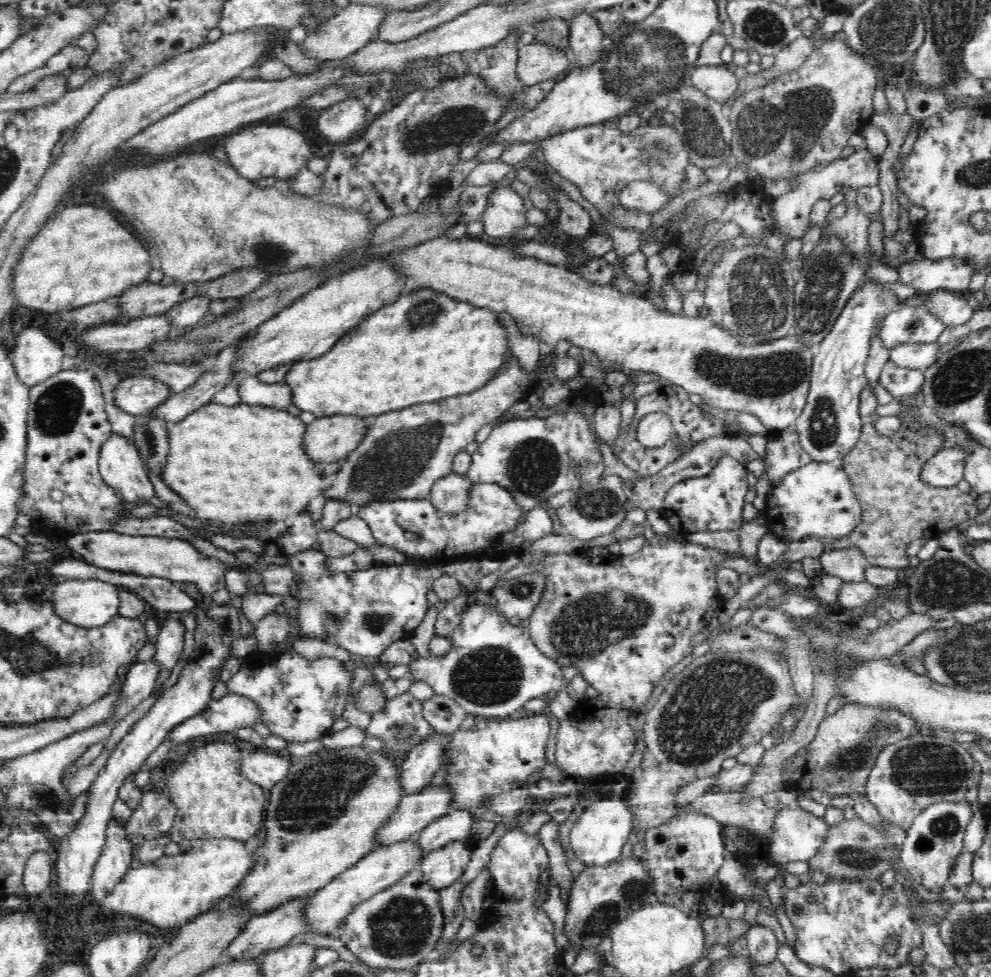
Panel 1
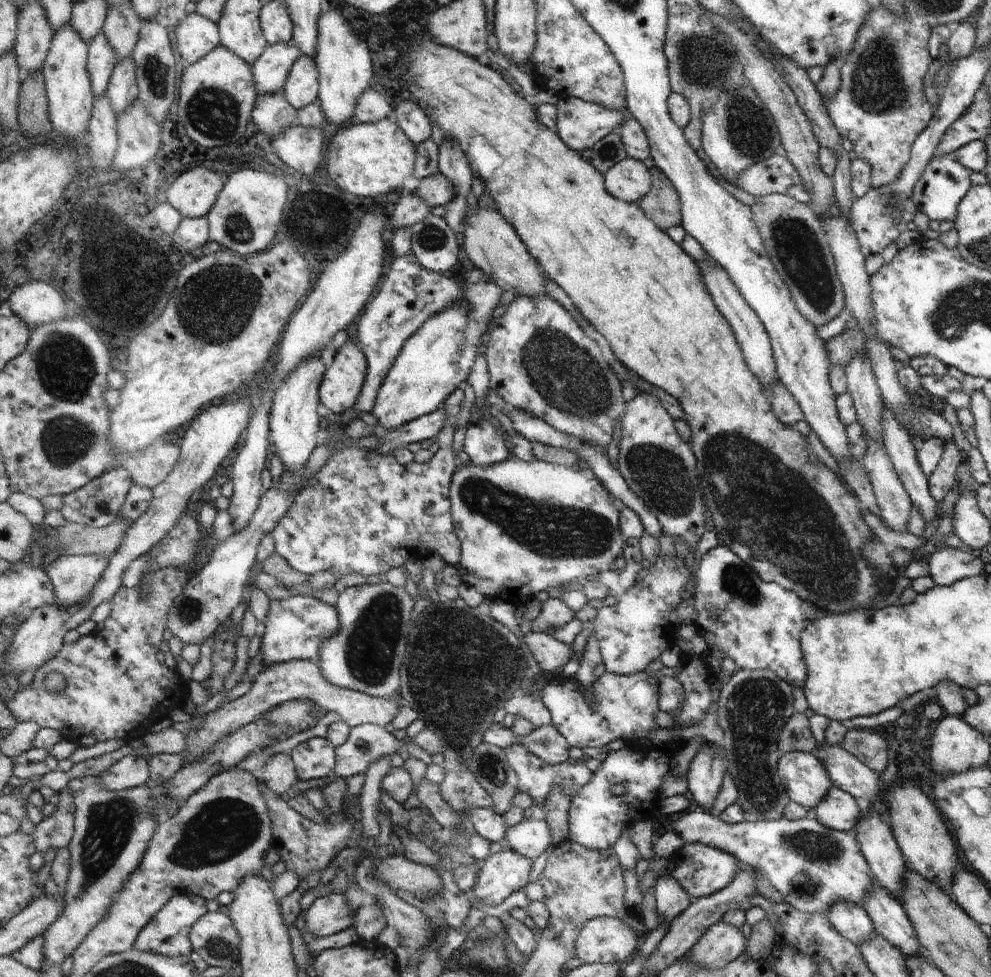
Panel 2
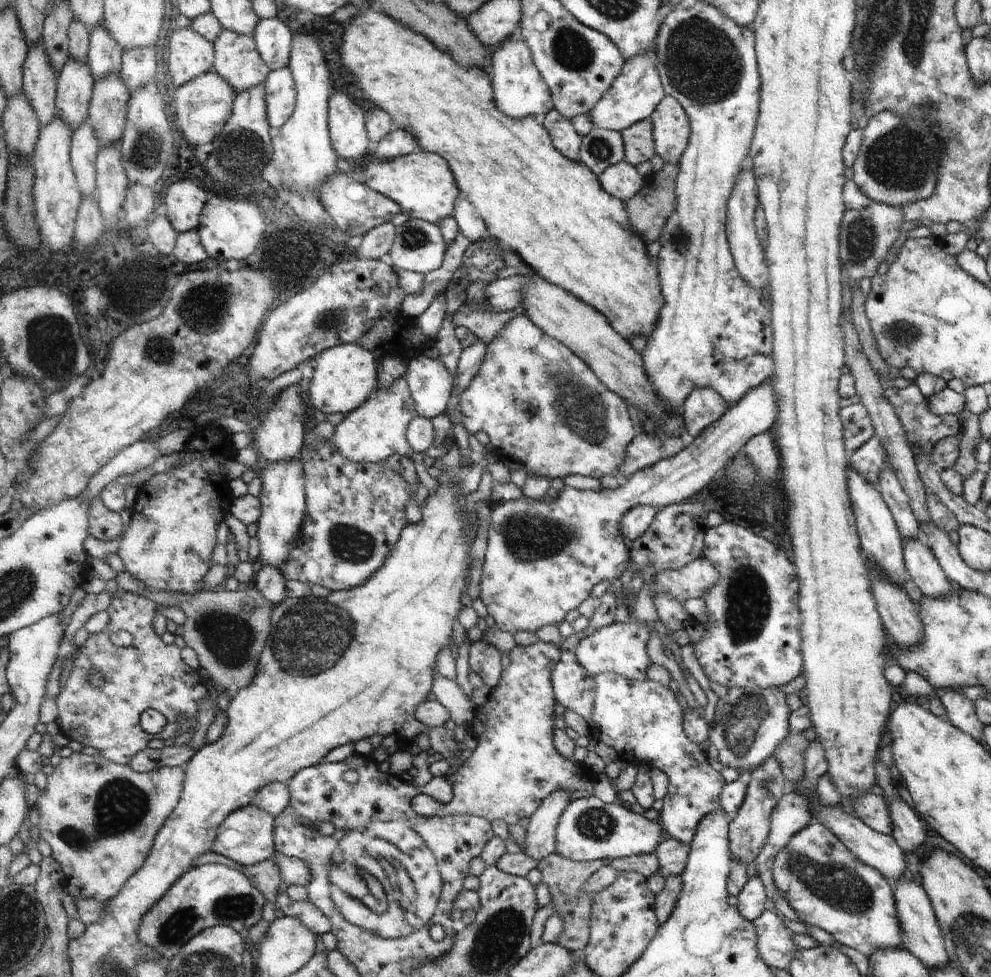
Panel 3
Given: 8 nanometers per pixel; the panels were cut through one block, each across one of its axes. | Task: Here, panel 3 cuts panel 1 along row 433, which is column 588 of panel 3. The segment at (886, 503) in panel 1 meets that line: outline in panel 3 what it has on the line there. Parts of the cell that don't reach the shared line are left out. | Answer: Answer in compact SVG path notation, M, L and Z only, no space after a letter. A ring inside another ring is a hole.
M555 853L544 858L538 866L538 869L541 870L541 874L543 875L542 883L545 884L550 891L555 914L565 920L565 932L563 932L563 936L557 940L557 943L575 954L580 953L583 948L589 944L591 936L590 922L595 894L583 892L583 886L585 886L585 882L587 882L591 876L604 866L611 864L613 860L615 860L615 858L577 862Z

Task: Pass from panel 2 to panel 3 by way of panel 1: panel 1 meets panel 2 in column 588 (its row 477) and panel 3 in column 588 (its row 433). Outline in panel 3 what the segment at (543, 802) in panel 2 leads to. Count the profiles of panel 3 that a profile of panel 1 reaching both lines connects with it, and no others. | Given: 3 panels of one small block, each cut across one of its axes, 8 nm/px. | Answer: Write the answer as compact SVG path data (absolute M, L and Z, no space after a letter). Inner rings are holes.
M543 641L527 646L517 645L510 654L510 665L503 671L501 682L494 688L491 700L477 709L474 722L469 726L468 733L477 742L475 750L454 774L446 777L453 784L455 798L447 804L439 804L427 794L417 794L411 800L411 808L416 814L427 817L475 815L489 822L503 820L509 826L515 826L523 818L533 818L543 802L555 792L569 792L572 801L599 795L601 783L597 781L596 774L583 763L565 758L555 746L555 704L558 701L552 675L561 658L559 645Z

